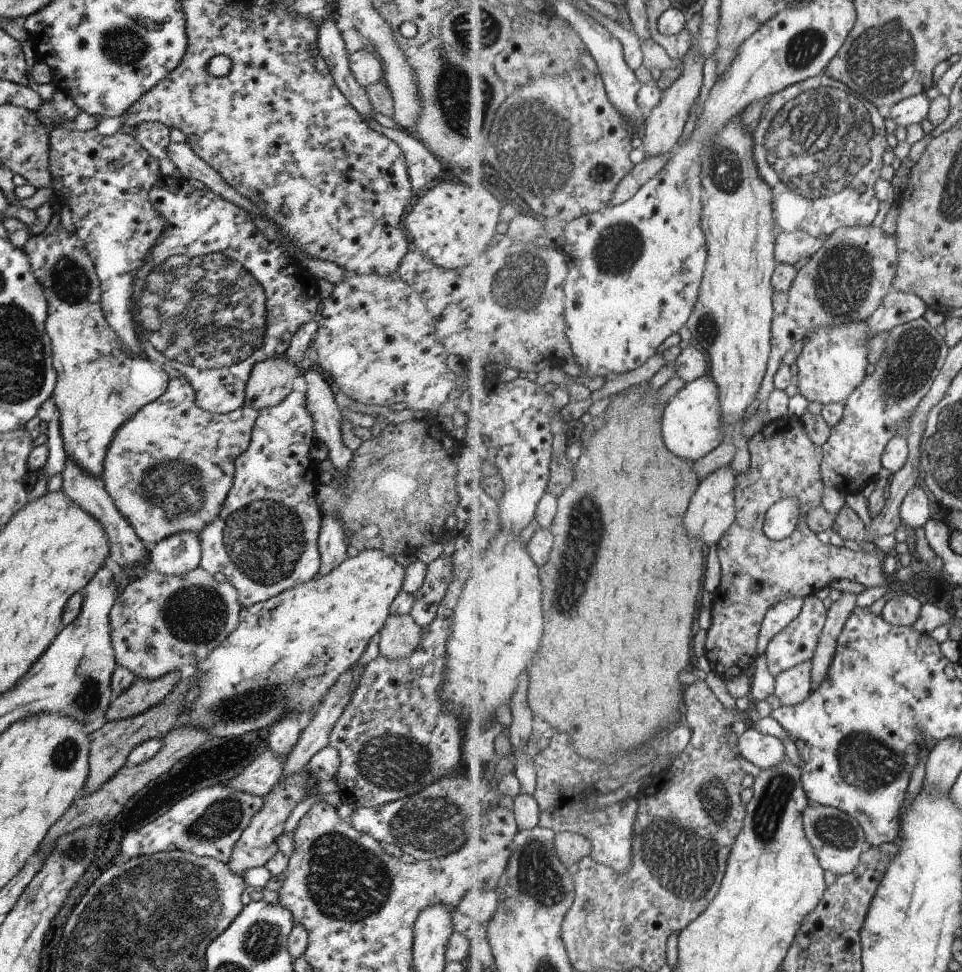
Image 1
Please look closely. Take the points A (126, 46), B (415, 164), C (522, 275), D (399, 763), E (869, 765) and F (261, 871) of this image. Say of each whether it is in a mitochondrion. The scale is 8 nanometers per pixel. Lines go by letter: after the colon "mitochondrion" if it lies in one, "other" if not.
A: mitochondrion
B: other
C: mitochondrion
D: mitochondrion
E: mitochondrion
F: other

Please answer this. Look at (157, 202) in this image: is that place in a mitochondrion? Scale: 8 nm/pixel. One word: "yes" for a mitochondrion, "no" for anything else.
no

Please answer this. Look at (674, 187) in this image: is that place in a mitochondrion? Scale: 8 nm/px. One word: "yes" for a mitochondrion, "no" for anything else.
no

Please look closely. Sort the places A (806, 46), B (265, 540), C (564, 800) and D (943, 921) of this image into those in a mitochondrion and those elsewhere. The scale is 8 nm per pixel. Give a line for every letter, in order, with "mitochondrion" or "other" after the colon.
A: mitochondrion
B: mitochondrion
C: other
D: other

